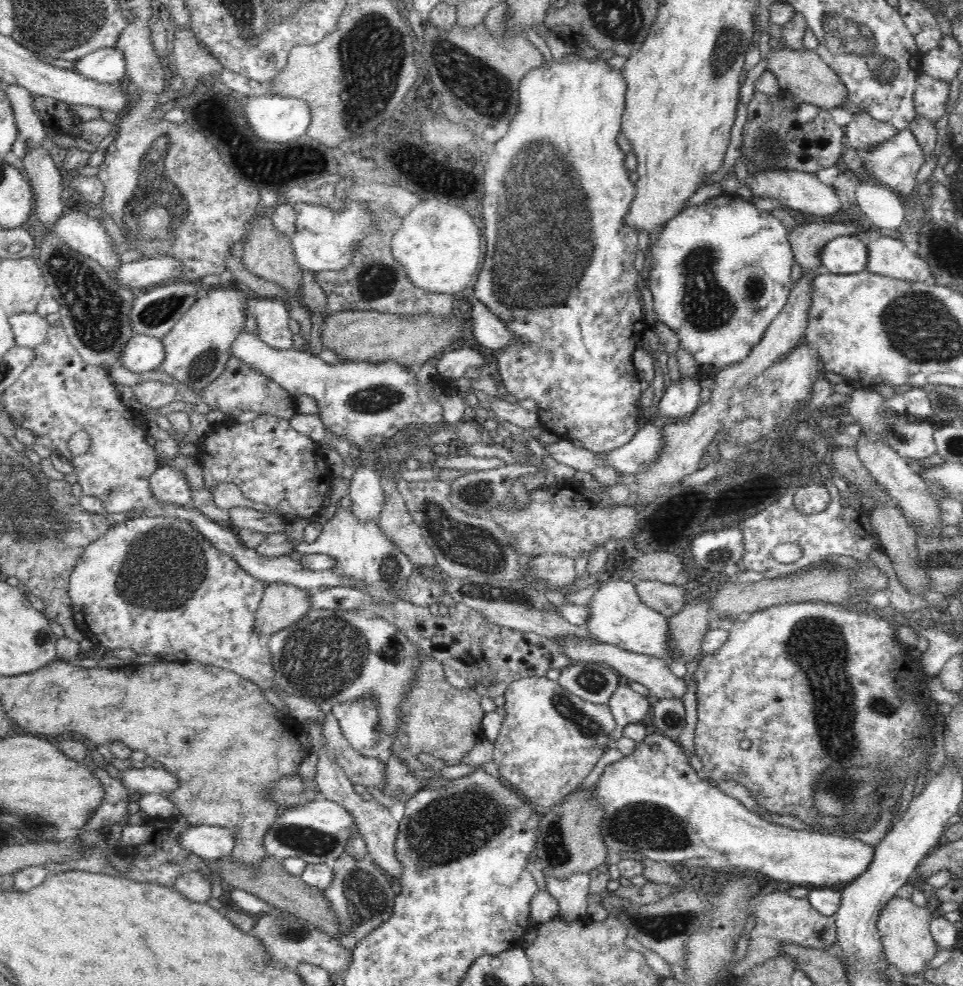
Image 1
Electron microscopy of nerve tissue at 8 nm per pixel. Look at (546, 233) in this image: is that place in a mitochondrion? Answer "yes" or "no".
yes

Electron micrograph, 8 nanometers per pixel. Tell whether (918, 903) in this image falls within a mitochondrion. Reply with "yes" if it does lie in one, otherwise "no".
no

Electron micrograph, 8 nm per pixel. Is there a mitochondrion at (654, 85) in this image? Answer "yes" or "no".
no

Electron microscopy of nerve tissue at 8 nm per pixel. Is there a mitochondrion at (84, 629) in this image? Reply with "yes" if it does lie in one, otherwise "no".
no

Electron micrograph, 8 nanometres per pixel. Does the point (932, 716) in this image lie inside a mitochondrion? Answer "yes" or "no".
no

